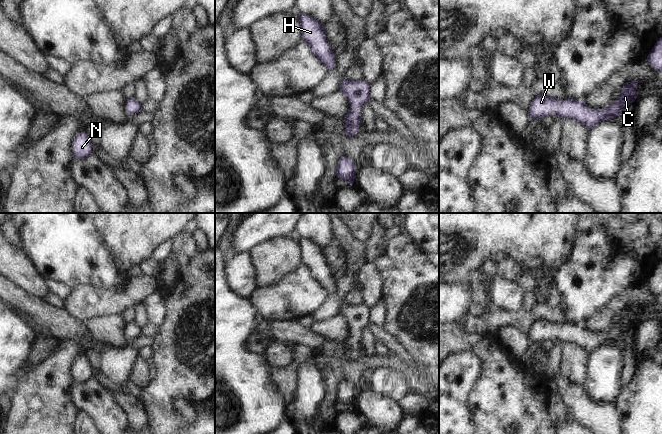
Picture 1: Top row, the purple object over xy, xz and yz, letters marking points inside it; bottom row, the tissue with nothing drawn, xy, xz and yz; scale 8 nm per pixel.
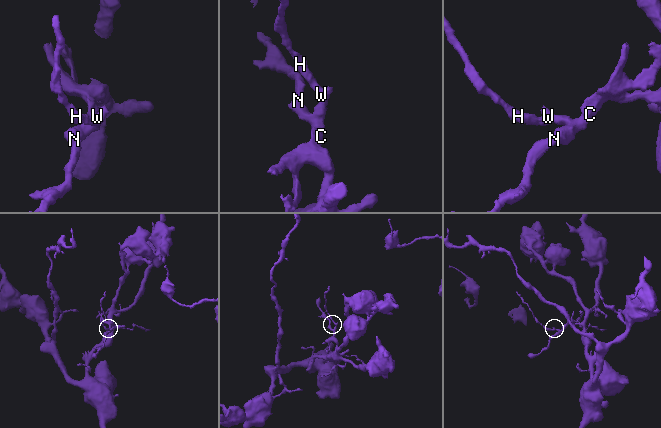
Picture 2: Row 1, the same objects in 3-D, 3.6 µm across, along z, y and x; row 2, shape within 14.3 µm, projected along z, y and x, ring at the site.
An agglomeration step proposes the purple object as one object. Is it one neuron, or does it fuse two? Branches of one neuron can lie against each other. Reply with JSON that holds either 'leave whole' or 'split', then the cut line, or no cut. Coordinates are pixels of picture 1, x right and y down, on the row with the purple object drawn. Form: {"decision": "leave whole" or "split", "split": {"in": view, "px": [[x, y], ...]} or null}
{"decision": "leave whole", "split": null}

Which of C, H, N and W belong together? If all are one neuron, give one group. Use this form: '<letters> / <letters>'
C H N W

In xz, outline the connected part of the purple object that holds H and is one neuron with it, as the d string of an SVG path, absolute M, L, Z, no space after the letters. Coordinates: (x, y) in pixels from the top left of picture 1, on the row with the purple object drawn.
M300 13L298 19L304 42L328 70L333 69L336 56L327 43L324 25L313 17L303 13Z

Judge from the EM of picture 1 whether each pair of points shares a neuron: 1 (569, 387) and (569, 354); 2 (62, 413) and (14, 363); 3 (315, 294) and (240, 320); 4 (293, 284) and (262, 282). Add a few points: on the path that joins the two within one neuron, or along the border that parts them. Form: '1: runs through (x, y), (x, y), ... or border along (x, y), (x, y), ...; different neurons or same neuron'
1: border along (561, 357), (560, 372), (572, 382), (583, 387); different neurons
2: border along (29, 368), (18, 379), (12, 394); different neurons
3: border along (248, 299), (262, 316); different neurons
4: border along (292, 272), (258, 289); different neurons

